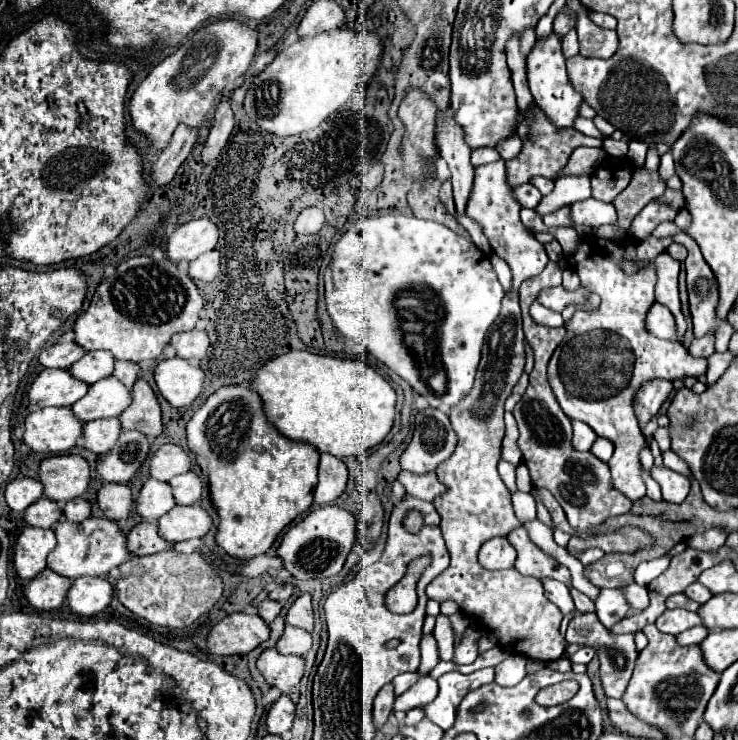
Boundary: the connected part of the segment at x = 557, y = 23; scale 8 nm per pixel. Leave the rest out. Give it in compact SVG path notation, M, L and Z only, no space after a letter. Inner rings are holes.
M567 6L561 8L559 14L557 14L555 20L553 20L553 30L555 30L555 34L559 34L561 38L575 26L575 16L573 16L573 14L565 14L565 12L571 12L571 10L569 10Z

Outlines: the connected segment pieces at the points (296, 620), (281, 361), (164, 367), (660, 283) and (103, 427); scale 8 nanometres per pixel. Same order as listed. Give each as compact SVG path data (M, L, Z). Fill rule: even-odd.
M303 594L299 596L287 616L285 616L285 624L291 624L291 626L297 626L297 628L303 628L307 632L313 632L313 610L311 610L311 594Z
M287 352L279 358L269 360L257 372L257 376L251 380L251 390L257 392L263 400L265 416L279 434L287 436L289 440L307 442L315 446L317 452L327 452L337 458L355 456L377 446L391 432L395 420L395 390L371 366L357 360L341 360L311 352Z
M167 358L157 362L155 382L171 406L189 406L203 388L203 370L183 358Z
M661 252L655 258L655 268L657 268L657 286L655 286L655 300L671 310L675 316L675 326L677 334L685 334L685 318L681 314L681 304L679 304L679 290L677 290L677 276L679 276L679 262L671 258L667 252Z
M119 418L87 422L83 424L83 440L85 440L83 446L93 454L105 454L107 450L111 450L111 446L115 446L119 434L121 434Z

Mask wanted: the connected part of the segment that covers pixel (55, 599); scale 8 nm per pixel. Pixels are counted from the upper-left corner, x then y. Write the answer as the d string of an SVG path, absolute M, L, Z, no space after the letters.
M45 568L25 586L25 598L37 610L55 610L65 602L65 594L71 586L69 578L55 574L53 570Z

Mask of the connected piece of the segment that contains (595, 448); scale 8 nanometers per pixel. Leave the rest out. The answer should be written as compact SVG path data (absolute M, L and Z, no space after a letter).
M597 438L595 440L595 444L591 446L591 450L589 450L591 454L595 454L599 460L603 460L603 462L609 462L609 458L611 458L611 454L613 454L613 444L607 440L607 438Z

